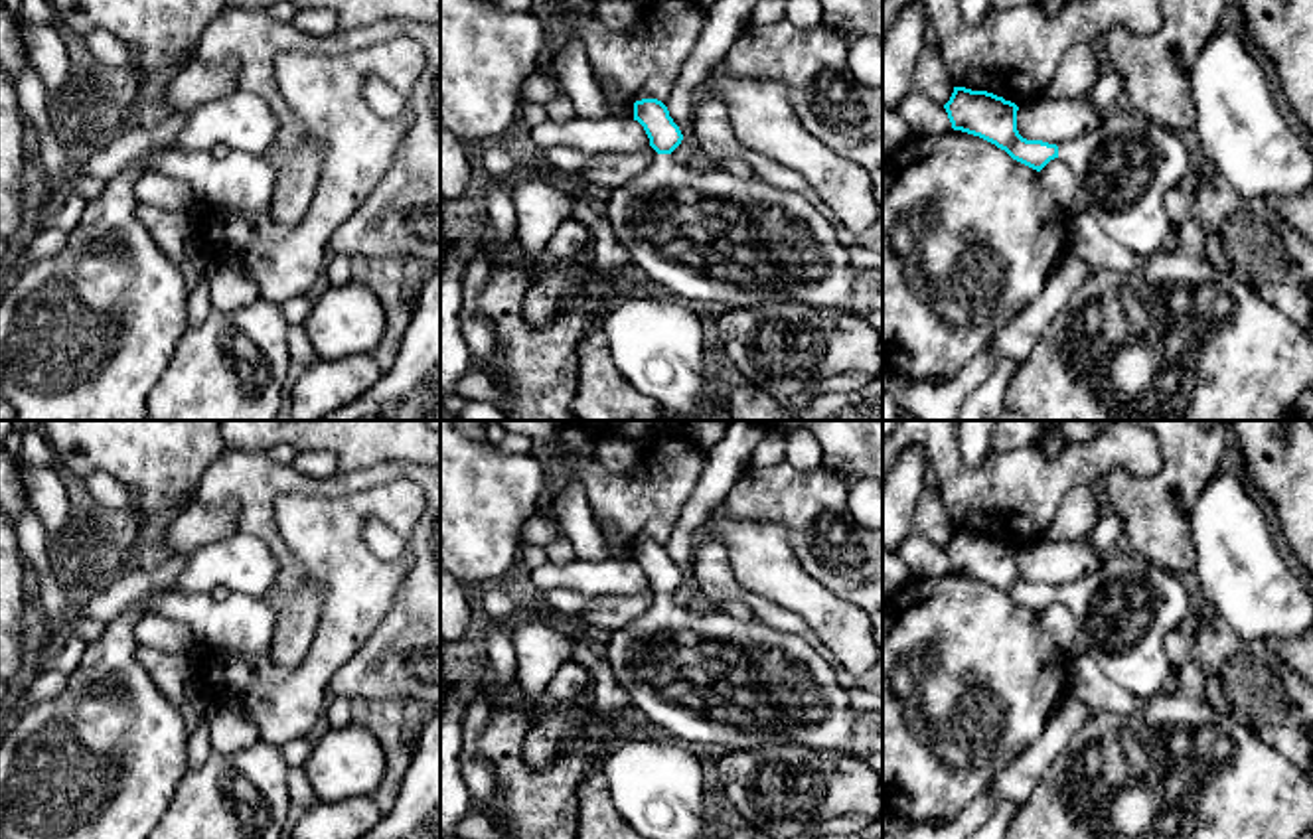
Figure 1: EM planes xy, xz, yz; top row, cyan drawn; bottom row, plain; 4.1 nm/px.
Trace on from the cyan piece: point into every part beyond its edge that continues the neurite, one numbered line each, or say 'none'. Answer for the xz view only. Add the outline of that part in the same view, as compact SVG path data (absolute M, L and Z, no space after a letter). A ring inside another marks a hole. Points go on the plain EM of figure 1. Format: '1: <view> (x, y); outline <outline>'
1: xz (739, 684); outline M656 594L652 606L610 632L598 651L630 703L671 738L687 742L715 742L729 752L792 744L845 754L863 715L837 681L837 669L800 636L725 610L697 616L669 596Z

